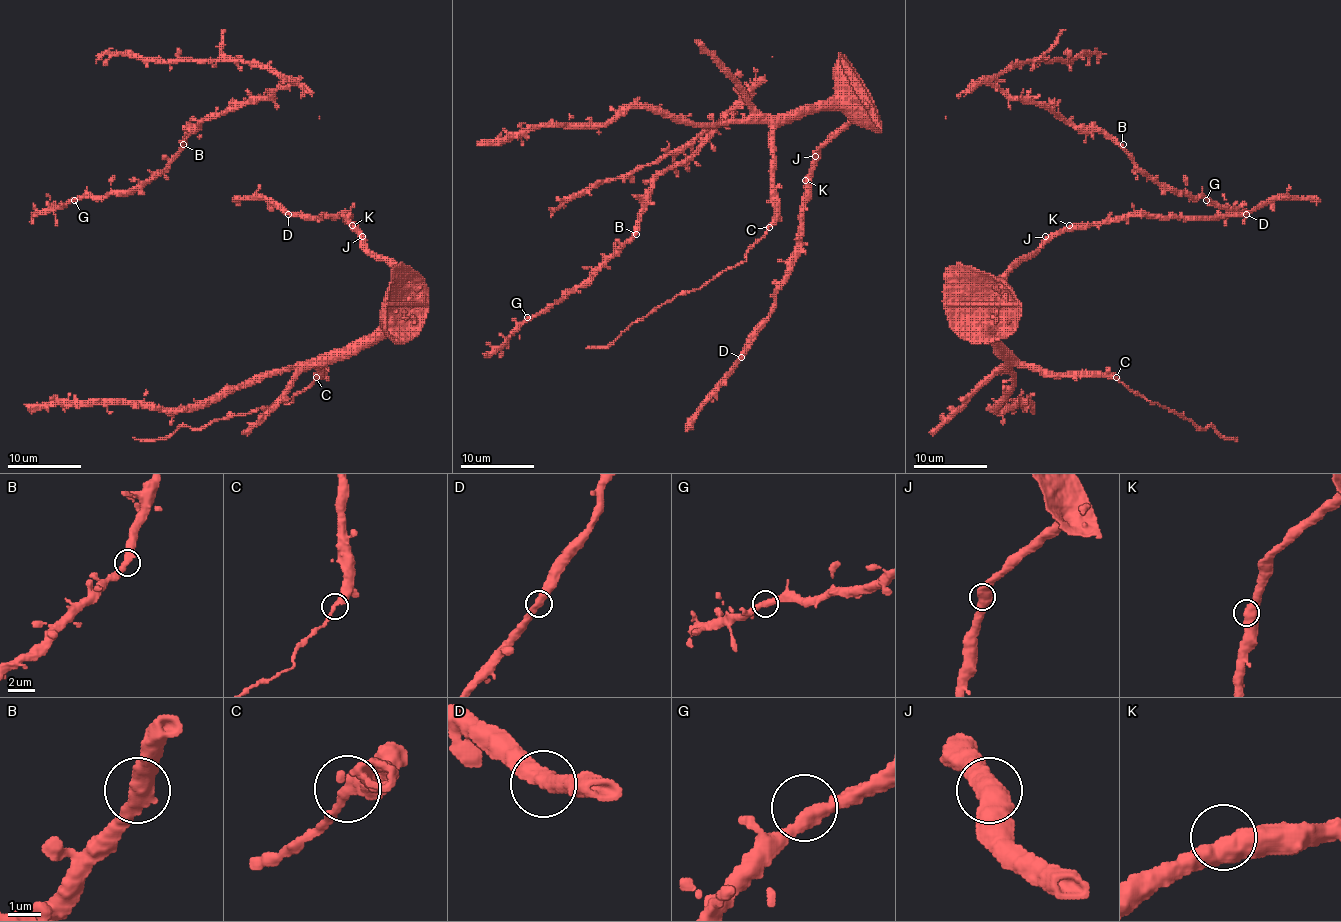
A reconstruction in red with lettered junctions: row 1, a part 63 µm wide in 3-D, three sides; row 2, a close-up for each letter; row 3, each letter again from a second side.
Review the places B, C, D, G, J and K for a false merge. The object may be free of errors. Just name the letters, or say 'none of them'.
C

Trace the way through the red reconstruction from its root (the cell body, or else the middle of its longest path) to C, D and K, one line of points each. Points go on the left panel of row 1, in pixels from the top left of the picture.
C: (363, 238), (371, 251), (404, 277), (404, 288), (386, 325), (330, 351), (315, 377)
D: (363, 238), (345, 216), (288, 214)
K: (363, 238), (352, 225)

